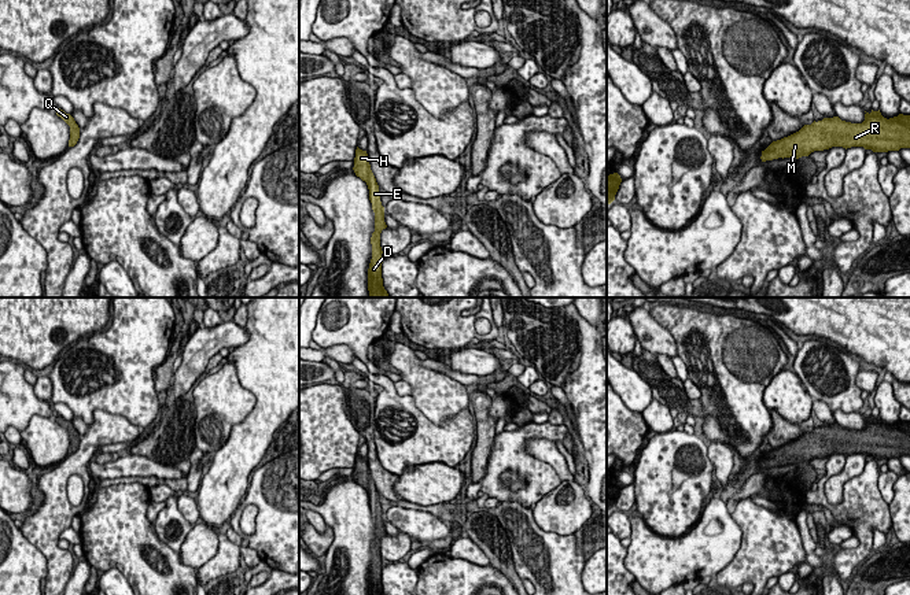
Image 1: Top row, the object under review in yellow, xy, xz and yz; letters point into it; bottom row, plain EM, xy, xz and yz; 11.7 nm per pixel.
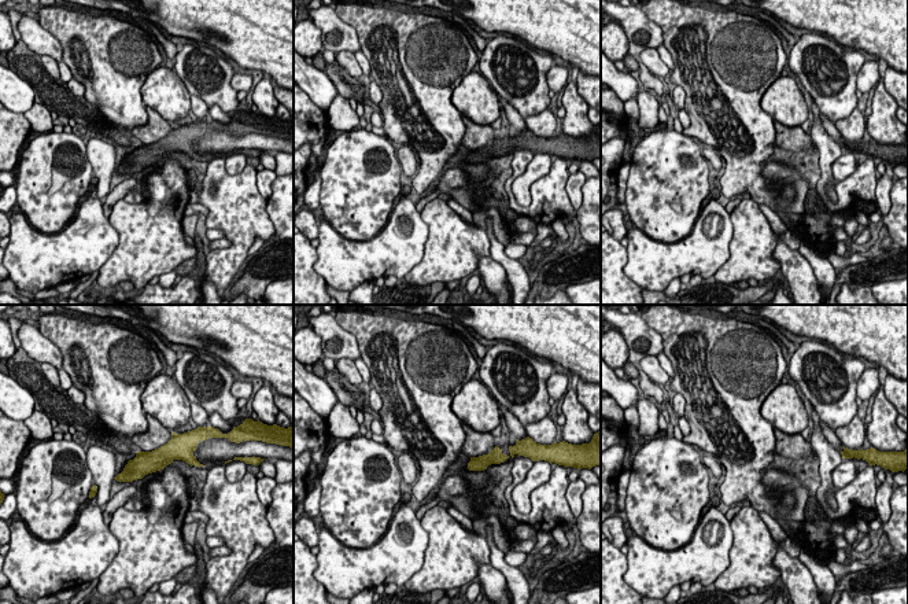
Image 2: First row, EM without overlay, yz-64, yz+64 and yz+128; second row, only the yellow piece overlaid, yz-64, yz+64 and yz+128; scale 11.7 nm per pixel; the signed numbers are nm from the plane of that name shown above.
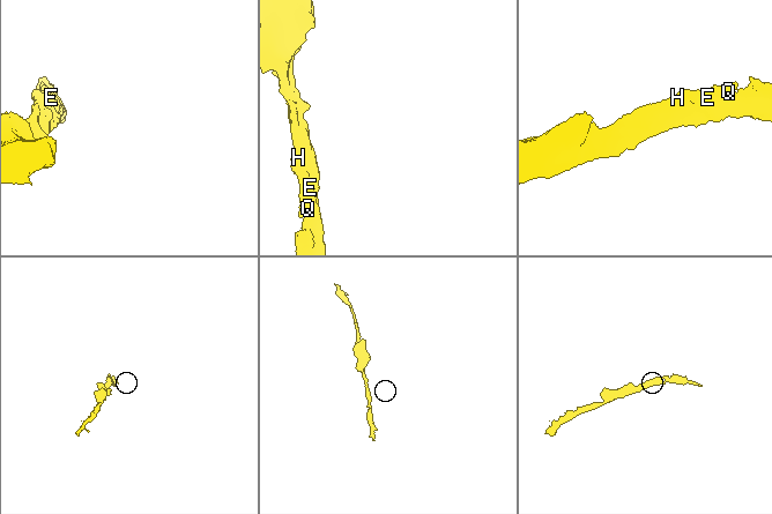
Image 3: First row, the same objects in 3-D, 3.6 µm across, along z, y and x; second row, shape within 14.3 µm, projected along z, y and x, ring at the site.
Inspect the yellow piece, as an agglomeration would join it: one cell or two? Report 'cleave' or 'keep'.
keep

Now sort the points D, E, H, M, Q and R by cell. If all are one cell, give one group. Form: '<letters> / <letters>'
D E H M Q R

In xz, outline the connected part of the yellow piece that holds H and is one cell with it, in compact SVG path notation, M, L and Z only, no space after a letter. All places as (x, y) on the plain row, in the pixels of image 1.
M357 454L354 465L354 480L362 488L366 489L369 496L369 507L372 510L372 517L375 520L375 539L371 544L372 551L372 566L368 576L368 595L384 595L382 585L382 570L383 570L383 558L380 554L380 540L387 535L384 529L384 514L380 509L379 492L371 477L369 466L366 458L362 458Z

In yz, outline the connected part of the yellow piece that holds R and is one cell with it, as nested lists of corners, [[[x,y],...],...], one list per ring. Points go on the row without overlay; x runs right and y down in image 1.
[[[878,418],[865,421],[862,430],[841,428],[839,424],[804,432],[799,439],[773,448],[762,458],[762,469],[778,465],[802,465],[814,458],[832,454],[863,454],[873,459],[899,458],[910,455],[910,422],[899,421],[884,425]]]

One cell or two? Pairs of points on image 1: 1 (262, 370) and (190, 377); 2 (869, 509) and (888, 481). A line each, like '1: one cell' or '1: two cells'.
1: two cells
2: two cells

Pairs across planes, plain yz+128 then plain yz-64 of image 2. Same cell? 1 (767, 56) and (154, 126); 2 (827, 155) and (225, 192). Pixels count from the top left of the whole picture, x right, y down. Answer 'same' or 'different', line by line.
1: different
2: same

